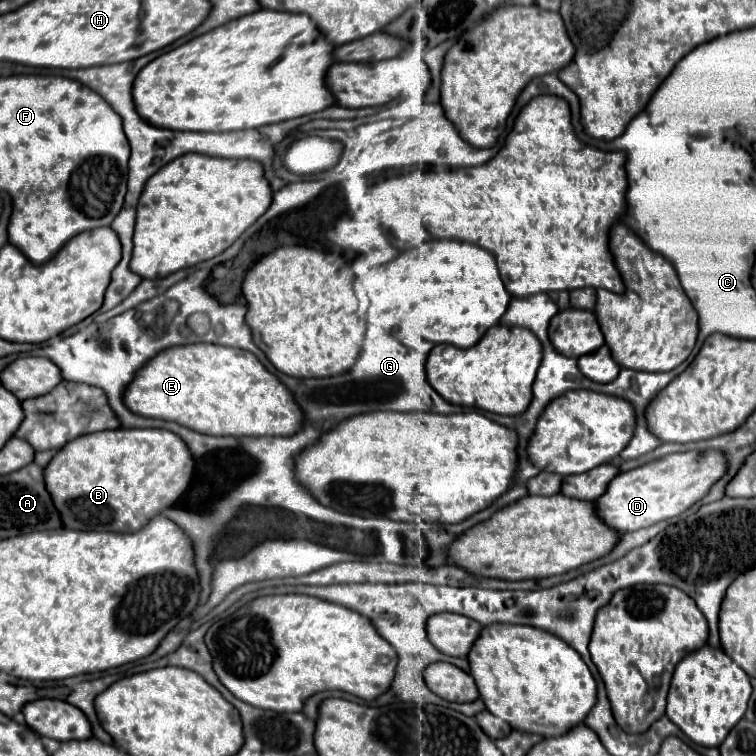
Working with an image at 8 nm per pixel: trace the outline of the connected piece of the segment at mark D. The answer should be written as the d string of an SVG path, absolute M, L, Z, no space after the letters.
M688 451L666 455L642 467L630 469L626 473L618 473L606 487L606 491L594 501L596 515L602 523L618 533L638 531L642 527L650 527L658 521L676 517L692 507L698 499L702 499L710 485L718 481L724 473L726 459L718 451Z

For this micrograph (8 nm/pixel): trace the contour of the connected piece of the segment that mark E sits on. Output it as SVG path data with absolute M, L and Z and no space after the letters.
M210 343L176 345L154 355L126 387L124 405L136 415L174 421L206 435L294 435L302 425L302 411L290 391L250 351Z

